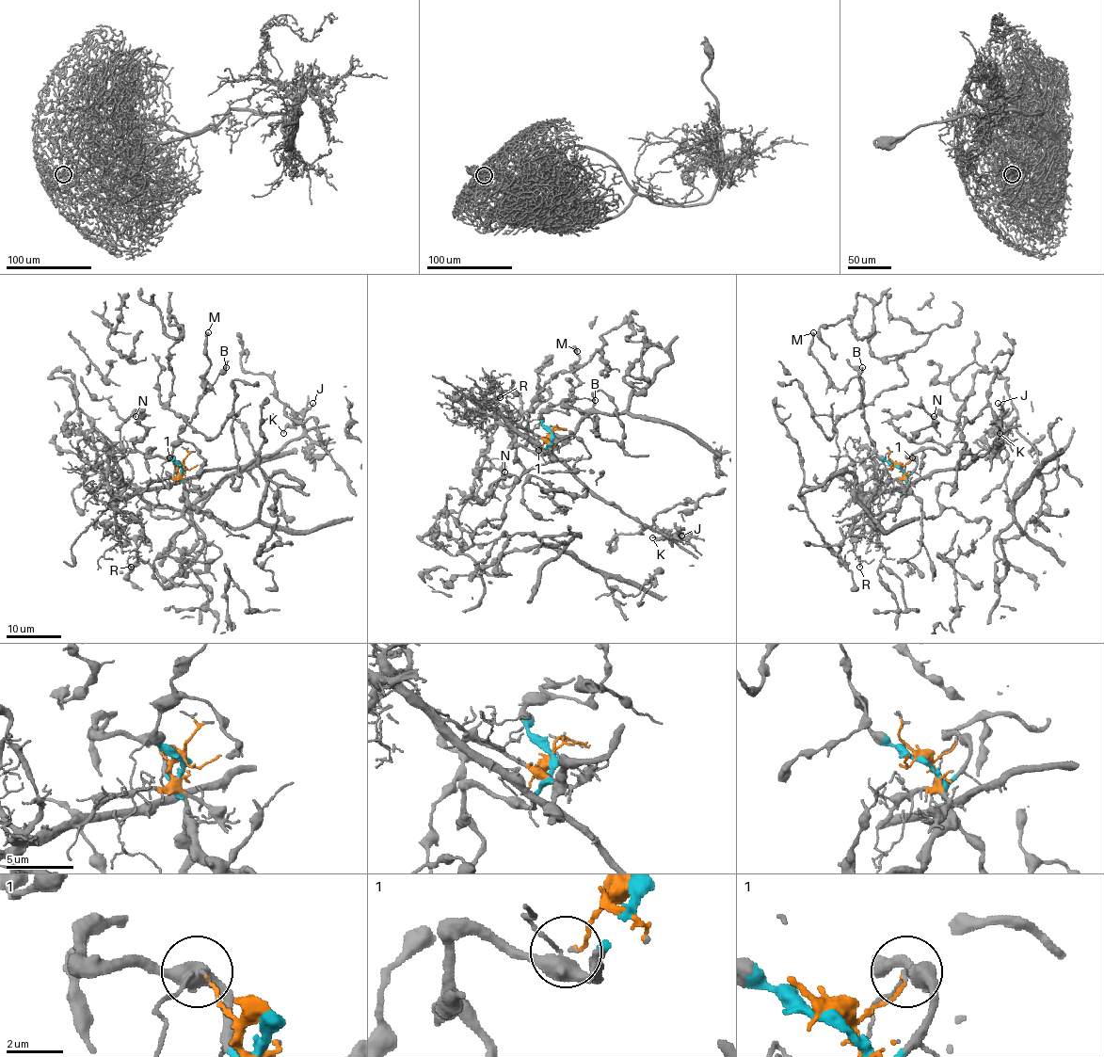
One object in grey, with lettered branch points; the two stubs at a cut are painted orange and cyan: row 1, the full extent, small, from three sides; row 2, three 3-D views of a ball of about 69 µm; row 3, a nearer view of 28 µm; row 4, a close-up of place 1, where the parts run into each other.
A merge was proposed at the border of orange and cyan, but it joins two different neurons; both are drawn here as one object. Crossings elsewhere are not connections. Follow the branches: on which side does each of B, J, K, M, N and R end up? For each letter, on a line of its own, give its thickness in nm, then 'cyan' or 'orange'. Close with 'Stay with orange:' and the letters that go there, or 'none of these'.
B: 190 nm | cyan
J: 110 nm | orange
K: 110 nm | orange
M: 360 nm | cyan
N: 160 nm | cyan
R: 110 nm | orange
Stay with orange: J, K, R

